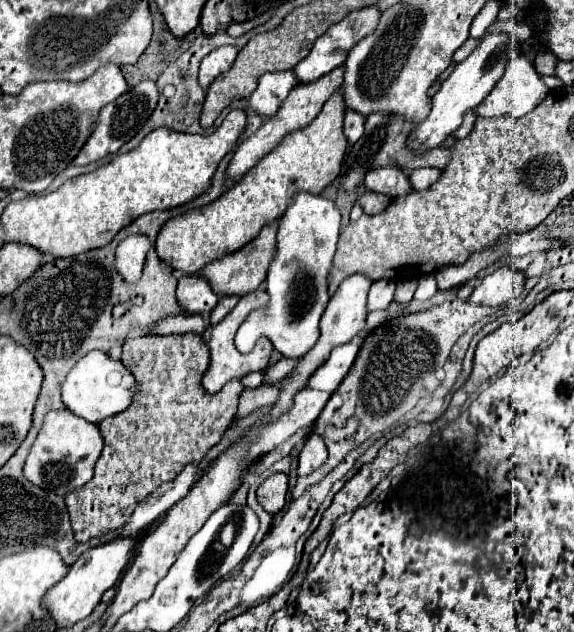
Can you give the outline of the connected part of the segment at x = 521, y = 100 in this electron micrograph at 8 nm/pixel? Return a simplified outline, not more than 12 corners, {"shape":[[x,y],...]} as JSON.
{"shape":[[511,51],[511,61],[477,115],[523,117],[549,87],[533,65]]}

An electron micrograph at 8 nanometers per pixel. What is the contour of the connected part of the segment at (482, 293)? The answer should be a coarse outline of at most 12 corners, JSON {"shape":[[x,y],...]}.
{"shape":[[499,267],[471,293],[475,305],[499,307],[521,295],[525,273]]}

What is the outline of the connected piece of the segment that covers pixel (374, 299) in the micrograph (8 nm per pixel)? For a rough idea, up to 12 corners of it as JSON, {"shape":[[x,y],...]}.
{"shape":[[377,281],[369,289],[369,311],[387,309],[395,283]]}

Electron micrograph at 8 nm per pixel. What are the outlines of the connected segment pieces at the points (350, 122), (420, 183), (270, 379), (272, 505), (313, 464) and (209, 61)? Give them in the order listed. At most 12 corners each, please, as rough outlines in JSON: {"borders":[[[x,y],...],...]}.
{"borders":[[[351,109],[345,113],[345,137],[351,145],[363,135],[365,119]],[[433,167],[413,169],[411,187],[427,189],[441,171]],[[285,359],[269,367],[263,383],[275,385],[289,375],[293,361]],[[275,473],[257,489],[267,513],[281,511],[287,495],[287,475]],[[309,435],[299,453],[299,477],[313,473],[327,459],[319,435]],[[237,47],[211,51],[199,69],[199,83],[207,89],[237,57]]]}

